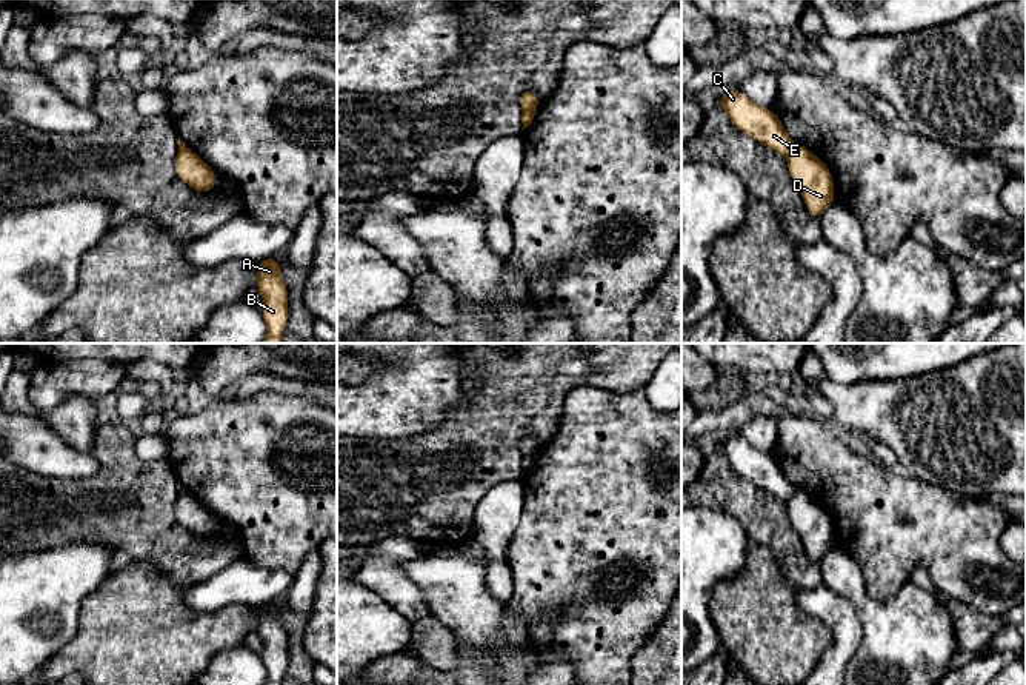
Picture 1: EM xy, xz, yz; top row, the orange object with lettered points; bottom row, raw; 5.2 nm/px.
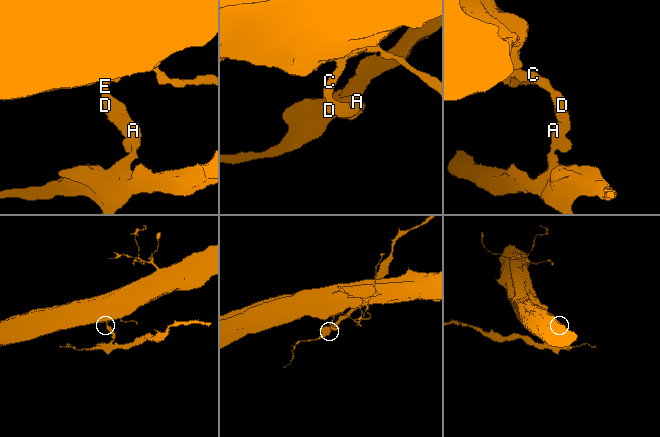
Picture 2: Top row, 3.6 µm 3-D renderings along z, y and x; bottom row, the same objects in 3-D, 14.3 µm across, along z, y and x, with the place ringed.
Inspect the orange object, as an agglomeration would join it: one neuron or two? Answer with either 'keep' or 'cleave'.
cleave

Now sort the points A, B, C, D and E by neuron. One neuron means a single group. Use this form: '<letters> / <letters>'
A B D / C E

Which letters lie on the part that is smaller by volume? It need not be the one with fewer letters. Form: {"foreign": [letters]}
{"foreign": ["A", "B", "D"]}

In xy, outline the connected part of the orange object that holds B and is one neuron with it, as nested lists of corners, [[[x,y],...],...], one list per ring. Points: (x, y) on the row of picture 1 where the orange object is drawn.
[[[275,257],[255,262],[260,268],[254,286],[263,297],[261,317],[268,326],[268,337],[261,343],[283,343],[288,323],[288,288]]]

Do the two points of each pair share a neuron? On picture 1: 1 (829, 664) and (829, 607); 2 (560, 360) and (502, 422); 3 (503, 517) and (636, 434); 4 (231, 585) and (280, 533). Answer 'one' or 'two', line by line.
1: one
2: one
3: two
4: two

